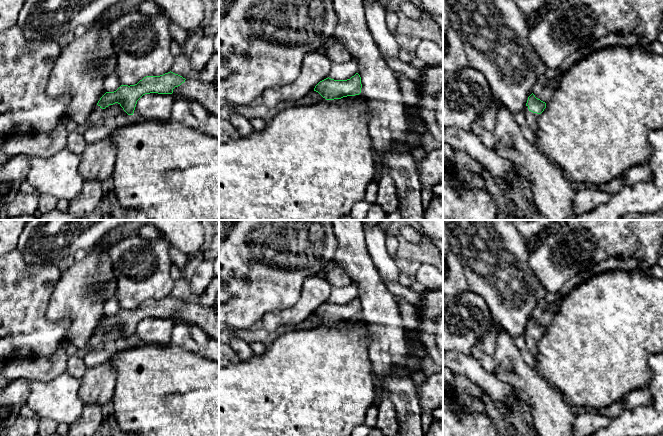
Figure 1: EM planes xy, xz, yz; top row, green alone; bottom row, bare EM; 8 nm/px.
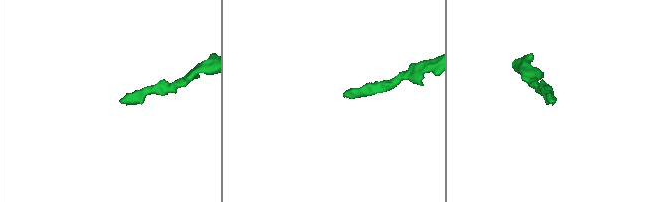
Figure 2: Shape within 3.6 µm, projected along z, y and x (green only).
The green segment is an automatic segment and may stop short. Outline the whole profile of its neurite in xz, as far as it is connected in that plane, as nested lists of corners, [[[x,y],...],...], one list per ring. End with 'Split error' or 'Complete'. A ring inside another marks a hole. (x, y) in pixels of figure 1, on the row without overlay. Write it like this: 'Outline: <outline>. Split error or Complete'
Outline: [[[358,297],[347,304],[334,304],[326,302],[320,305],[314,312],[326,324],[341,323],[347,320],[355,320],[361,317],[361,301]]]. Complete

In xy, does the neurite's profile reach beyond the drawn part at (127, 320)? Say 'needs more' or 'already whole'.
needs more

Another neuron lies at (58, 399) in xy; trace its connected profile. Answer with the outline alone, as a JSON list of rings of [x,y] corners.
[[[67,372],[47,382],[29,381],[26,406],[40,417],[70,425],[81,415],[84,407],[79,396],[80,386],[81,379]]]

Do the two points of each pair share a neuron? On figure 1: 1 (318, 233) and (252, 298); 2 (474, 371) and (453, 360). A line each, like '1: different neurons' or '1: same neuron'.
1: same neuron
2: same neuron

